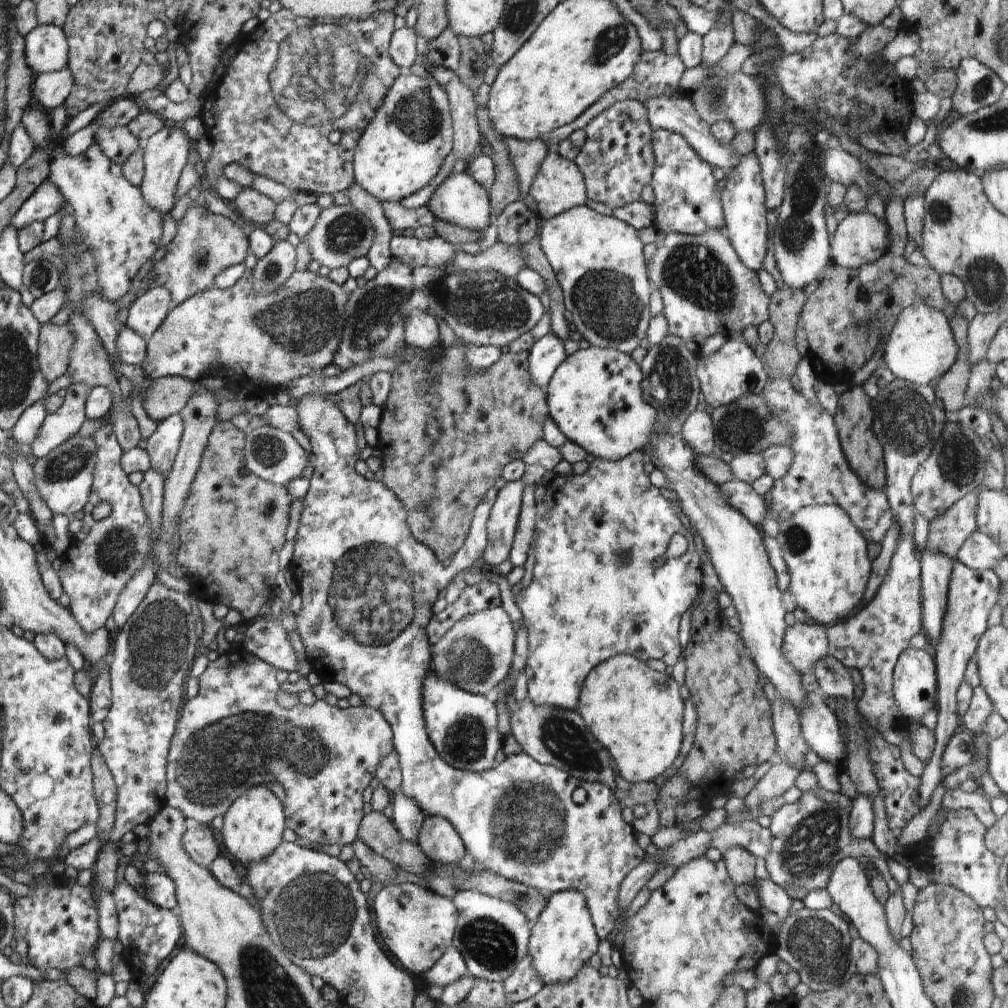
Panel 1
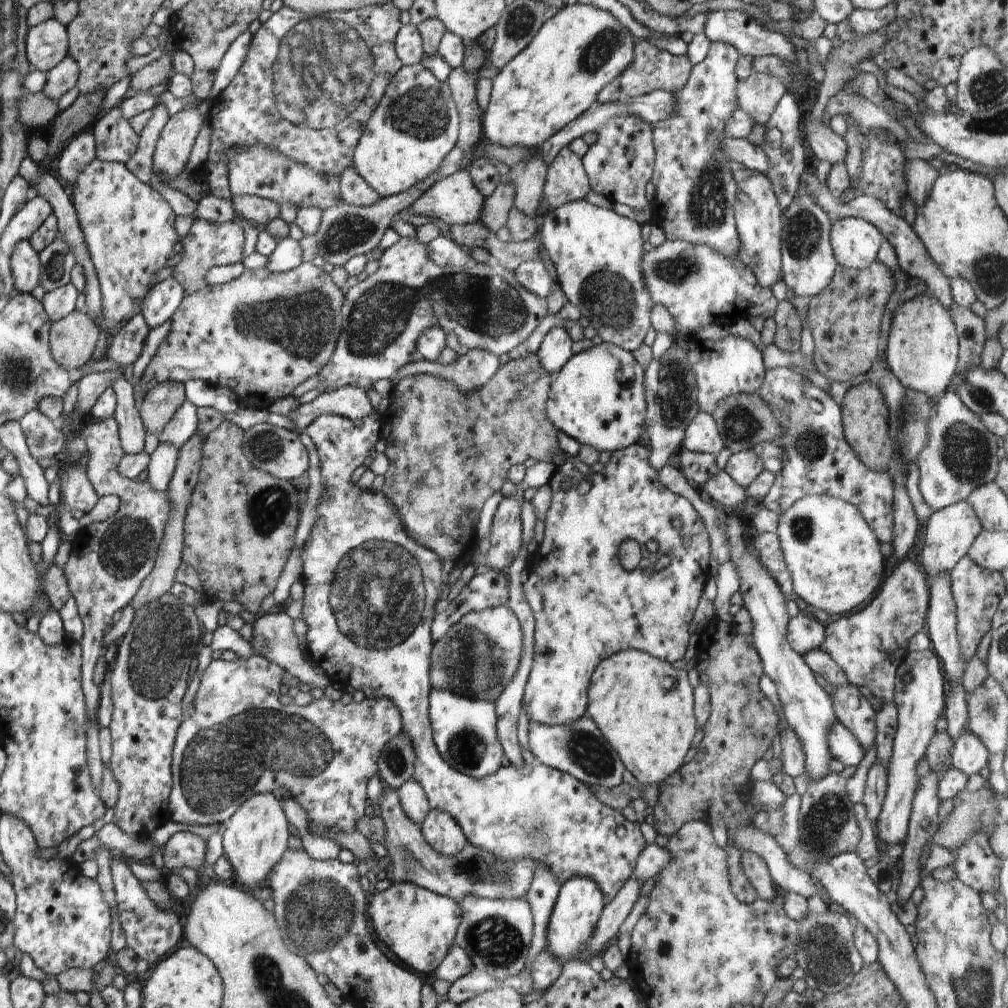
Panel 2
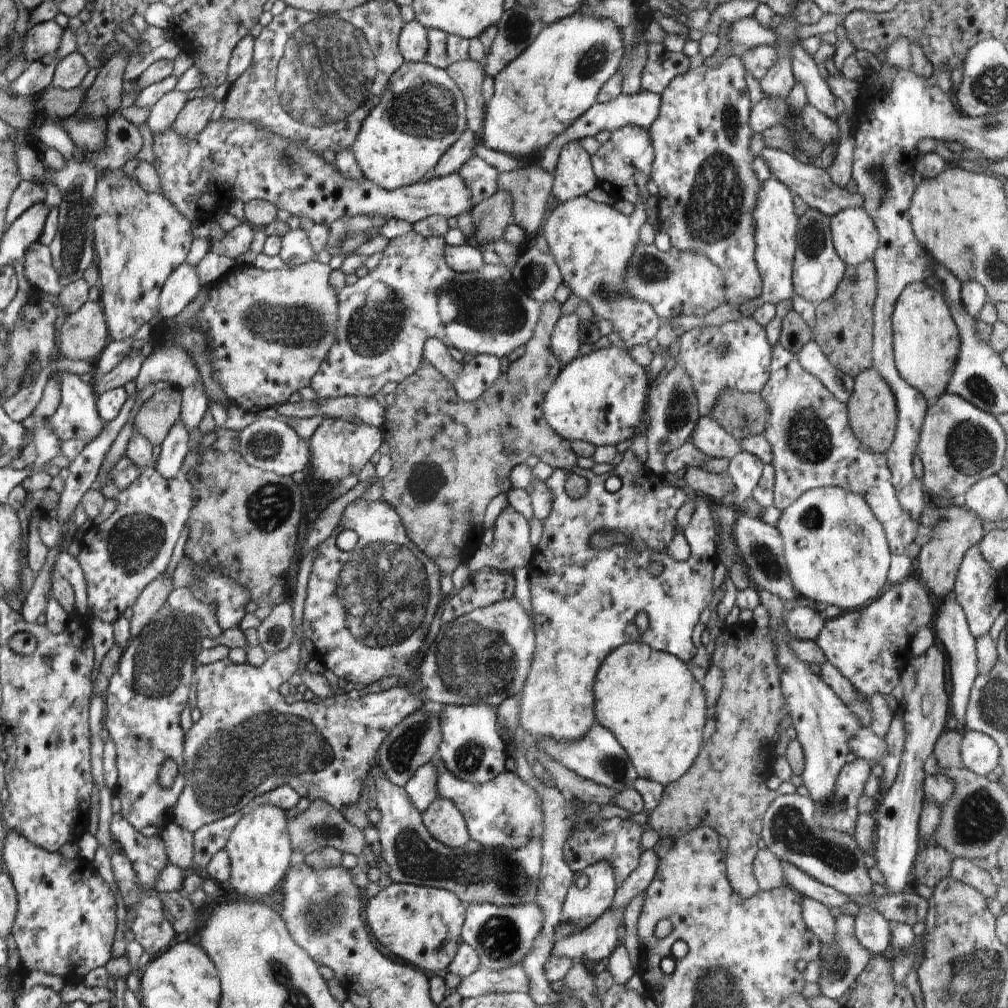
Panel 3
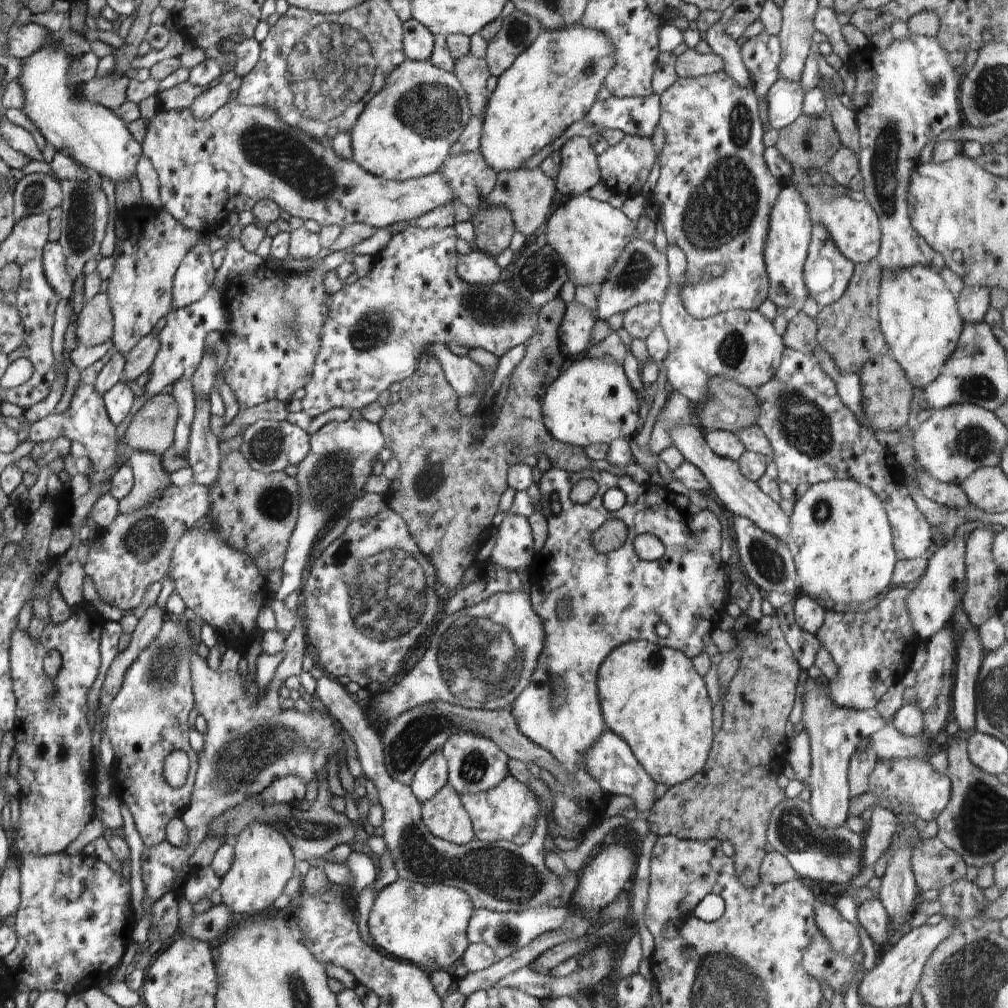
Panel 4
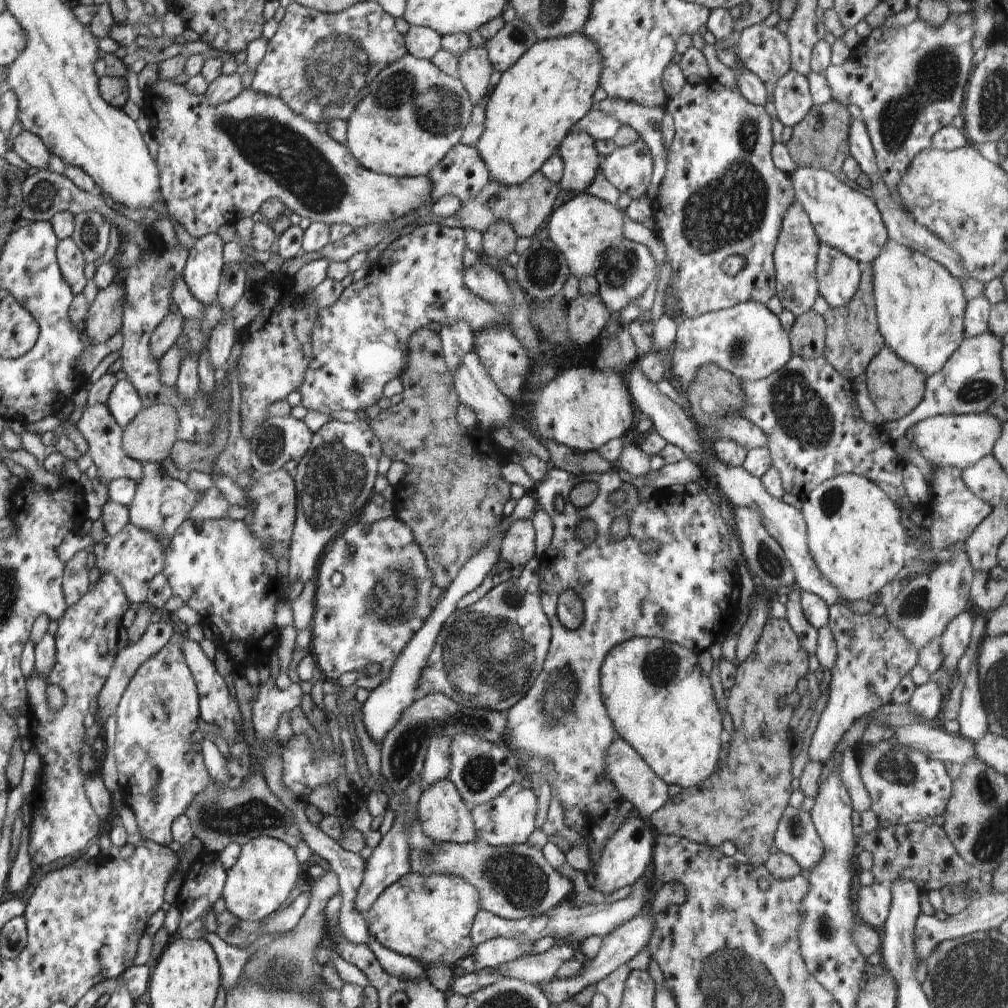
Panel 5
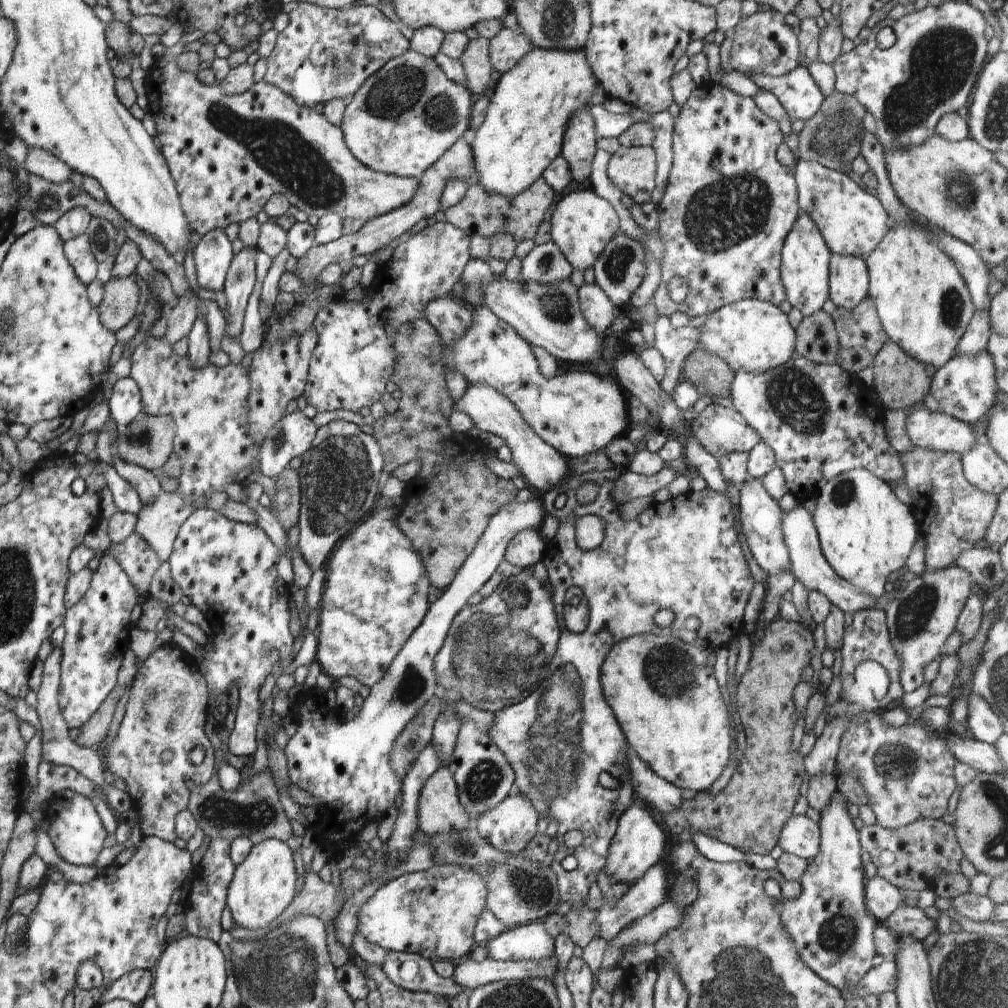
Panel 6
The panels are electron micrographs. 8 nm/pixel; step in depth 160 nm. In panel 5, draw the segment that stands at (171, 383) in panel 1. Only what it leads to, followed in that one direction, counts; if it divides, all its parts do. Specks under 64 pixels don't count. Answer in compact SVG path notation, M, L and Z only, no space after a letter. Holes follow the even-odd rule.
M170 403L144 406L123 430L122 450L139 463L160 464L176 442L176 407Z

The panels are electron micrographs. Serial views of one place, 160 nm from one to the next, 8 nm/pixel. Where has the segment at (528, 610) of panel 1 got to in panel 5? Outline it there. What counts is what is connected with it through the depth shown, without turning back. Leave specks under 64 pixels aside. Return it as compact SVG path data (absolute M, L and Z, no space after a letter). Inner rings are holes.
M552 467L546 478L536 485L538 504L541 510L552 518L554 524L552 545L542 556L546 560L546 570L542 569L540 573L540 601L546 617L550 620L552 636L542 673L528 690L528 694L505 713L507 722L503 742L505 748L512 750L515 764L518 766L516 783L528 788L538 788L539 778L545 777L550 787L558 791L557 797L564 809L564 826L581 834L586 845L592 850L606 843L623 801L605 772L604 758L607 749L619 735L604 707L601 694L600 670L604 660L614 646L635 637L657 637L674 642L687 650L709 650L719 638L727 636L732 624L736 623L740 613L742 584L738 565L731 558L731 536L721 515L721 508L704 491L694 495L687 492L665 492L663 496L659 496L656 493L650 500L639 500L639 490L632 484L623 482L619 478L617 468L608 470L606 474L584 474L584 478ZM584 478L596 478L600 492L590 506L575 508L570 501L570 492ZM618 490L626 494L623 504L615 504L614 500L611 500L612 494ZM556 496L560 496L564 503L561 512L555 508ZM622 514L628 514L630 518L629 532L632 532L632 535L622 540L614 540L610 538L610 526L616 516ZM581 519L592 520L597 525L596 540L590 544L582 545L576 537L576 526ZM644 540L656 542L658 550L652 554L641 552L640 544ZM569 589L574 590L584 604L584 622L577 630L567 630L561 626L557 616L560 594ZM660 614L664 614L663 624L658 620ZM546 666L549 668L545 668Z

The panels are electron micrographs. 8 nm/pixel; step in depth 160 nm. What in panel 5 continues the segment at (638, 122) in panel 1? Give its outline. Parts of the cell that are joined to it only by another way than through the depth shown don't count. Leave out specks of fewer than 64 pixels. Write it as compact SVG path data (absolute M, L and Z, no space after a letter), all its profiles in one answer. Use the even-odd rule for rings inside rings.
M639 139L624 148L616 147L604 158L600 157L599 168L612 186L615 186L622 194L627 194L632 200L636 200L647 195L653 174L653 157L648 146Z

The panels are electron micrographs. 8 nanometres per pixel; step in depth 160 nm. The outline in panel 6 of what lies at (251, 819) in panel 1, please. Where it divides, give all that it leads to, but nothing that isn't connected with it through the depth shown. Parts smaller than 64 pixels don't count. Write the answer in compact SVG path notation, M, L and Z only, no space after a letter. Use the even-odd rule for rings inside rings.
M271 838L255 844L248 856L234 871L231 883L227 890L228 910L232 913L233 922L247 929L262 929L275 921L283 910L293 901L297 893L297 879L292 859L292 851L284 841Z

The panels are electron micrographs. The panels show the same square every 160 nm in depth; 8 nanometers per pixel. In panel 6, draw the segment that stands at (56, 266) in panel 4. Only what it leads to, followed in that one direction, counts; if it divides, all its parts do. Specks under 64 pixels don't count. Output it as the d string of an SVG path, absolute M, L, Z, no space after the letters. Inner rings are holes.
M80 235L66 242L63 246L64 254L67 255L68 262L75 269L80 282L88 285L96 278L95 253L91 250L91 239L89 236Z

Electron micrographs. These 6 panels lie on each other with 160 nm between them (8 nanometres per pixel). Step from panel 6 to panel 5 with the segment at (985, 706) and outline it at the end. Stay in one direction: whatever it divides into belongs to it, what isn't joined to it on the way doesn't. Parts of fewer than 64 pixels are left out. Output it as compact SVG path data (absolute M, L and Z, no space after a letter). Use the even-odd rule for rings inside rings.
M974 662L966 675L961 692L961 703L957 716L960 736L974 740L974 743L980 740L989 730L986 711L980 694L979 674L976 662Z

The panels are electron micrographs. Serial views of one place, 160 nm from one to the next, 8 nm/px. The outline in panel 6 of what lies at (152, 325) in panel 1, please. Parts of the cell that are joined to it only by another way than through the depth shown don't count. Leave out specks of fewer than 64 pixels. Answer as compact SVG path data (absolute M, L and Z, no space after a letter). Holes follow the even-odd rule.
M218 228L204 235L194 248L193 257L196 267L196 280L207 296L223 290L225 278L233 259L233 246Z

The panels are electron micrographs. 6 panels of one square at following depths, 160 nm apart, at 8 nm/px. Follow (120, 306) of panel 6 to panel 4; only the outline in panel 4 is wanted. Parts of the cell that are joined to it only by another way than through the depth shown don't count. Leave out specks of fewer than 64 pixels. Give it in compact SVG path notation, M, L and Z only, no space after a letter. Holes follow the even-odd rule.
M102 292L85 303L79 314L74 315L78 346L103 345L111 340L114 318L110 310L108 296L106 292Z

